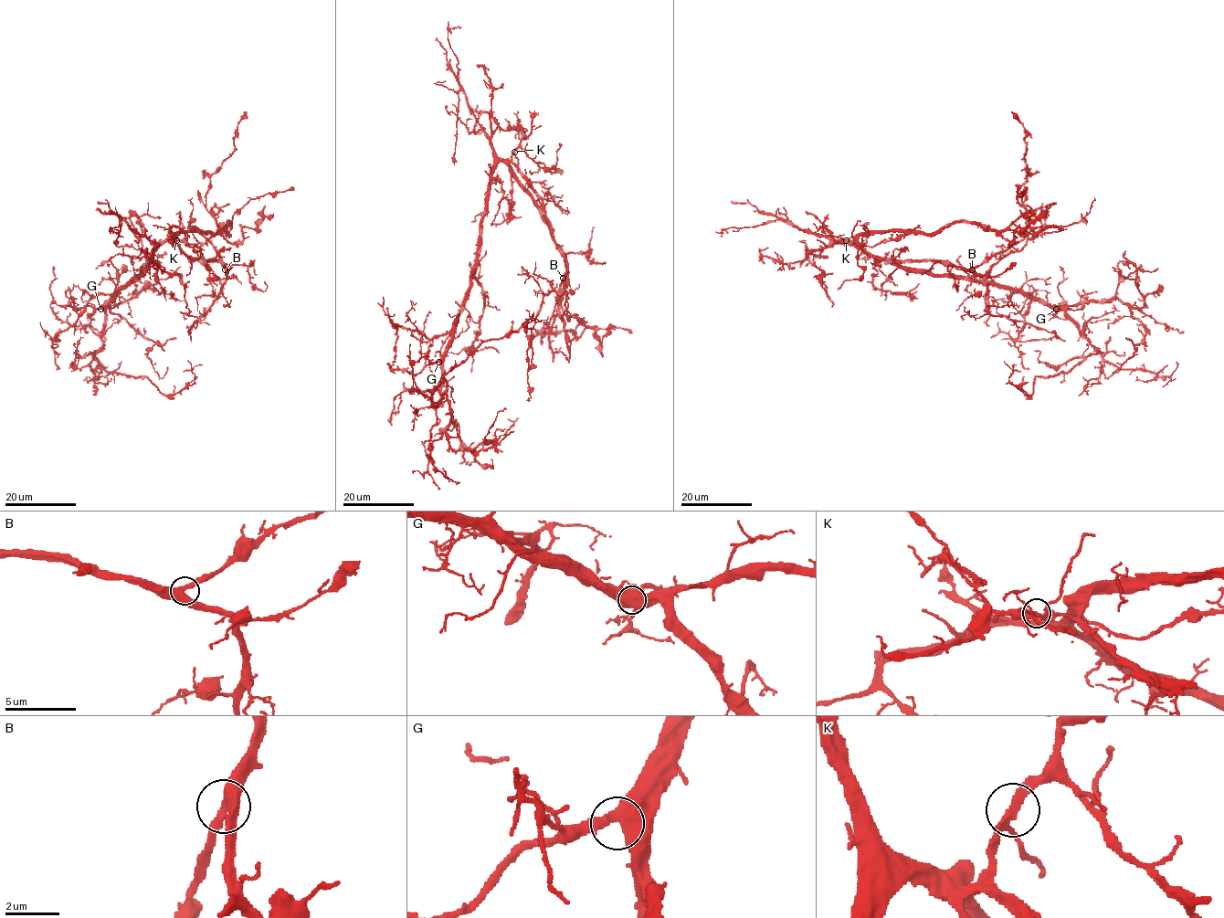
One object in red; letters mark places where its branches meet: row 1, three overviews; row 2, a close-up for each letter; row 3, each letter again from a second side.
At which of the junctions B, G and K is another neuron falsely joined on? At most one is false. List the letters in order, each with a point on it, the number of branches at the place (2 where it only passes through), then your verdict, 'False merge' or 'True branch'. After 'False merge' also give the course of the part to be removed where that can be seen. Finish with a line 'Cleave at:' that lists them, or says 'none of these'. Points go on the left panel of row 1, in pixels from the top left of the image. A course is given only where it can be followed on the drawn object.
B: Place: (225, 269). Branches: 3. True branch
G: Place: (100, 309). Branches: 3. True branch
K: Place: (176, 240). Branches: 3. True branch
Cleave at: none of these

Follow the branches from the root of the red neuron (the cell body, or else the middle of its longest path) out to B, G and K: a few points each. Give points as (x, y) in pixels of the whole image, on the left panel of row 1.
B: (143, 271), (152, 254), (166, 241), (173, 241), (188, 257), (218, 260), (229, 268), (225, 269)
G: (143, 271), (127, 287), (122, 287), (100, 309)
K: (143, 271), (152, 254), (160, 246), (176, 240)

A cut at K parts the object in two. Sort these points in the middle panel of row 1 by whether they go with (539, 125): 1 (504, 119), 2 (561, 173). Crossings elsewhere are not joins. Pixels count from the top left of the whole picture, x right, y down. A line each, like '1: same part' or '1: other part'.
1: same part
2: same part

